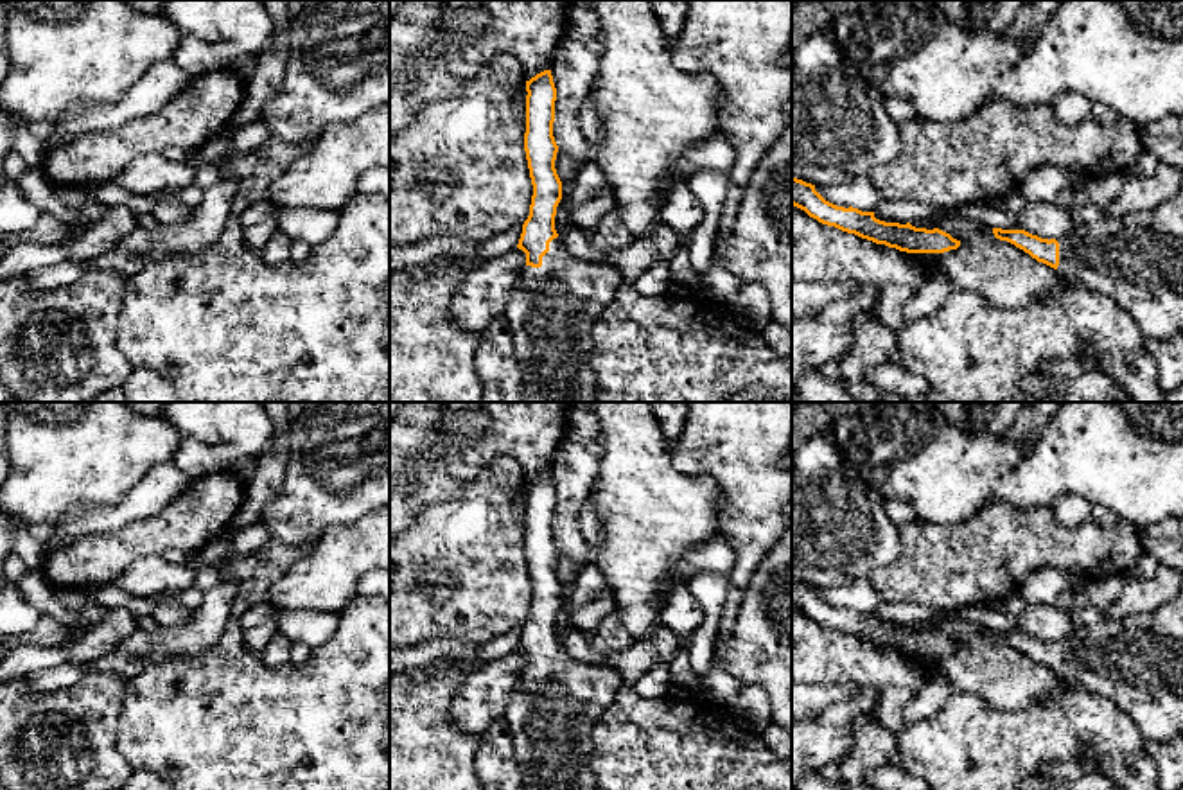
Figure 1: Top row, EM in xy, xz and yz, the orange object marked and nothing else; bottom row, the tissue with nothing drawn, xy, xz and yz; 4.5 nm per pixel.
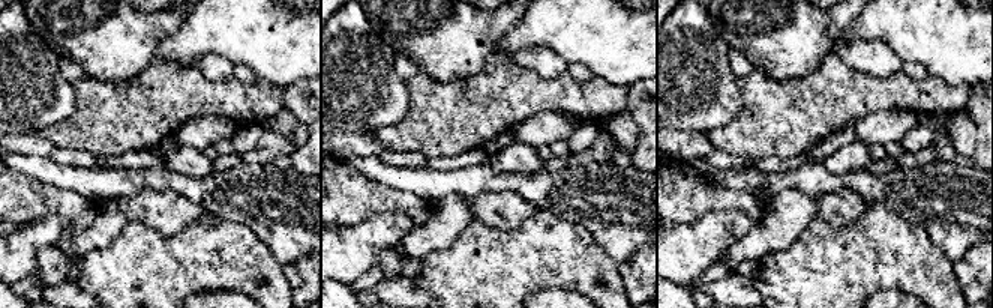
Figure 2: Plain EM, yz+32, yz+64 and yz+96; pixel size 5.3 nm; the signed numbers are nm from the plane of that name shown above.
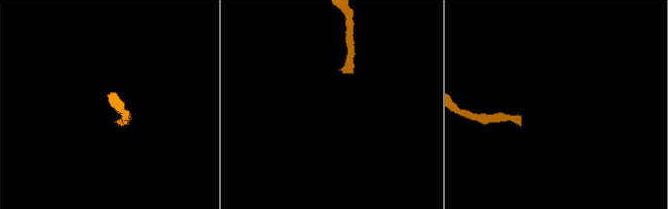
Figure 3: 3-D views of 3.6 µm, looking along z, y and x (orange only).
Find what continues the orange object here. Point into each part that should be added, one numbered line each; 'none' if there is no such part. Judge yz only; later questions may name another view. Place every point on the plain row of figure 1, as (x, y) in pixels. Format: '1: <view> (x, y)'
1: yz (1140, 672)

